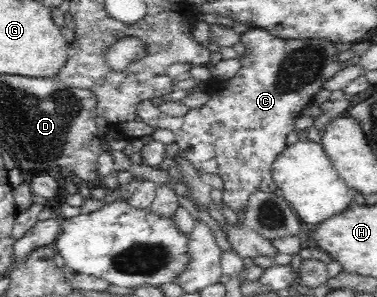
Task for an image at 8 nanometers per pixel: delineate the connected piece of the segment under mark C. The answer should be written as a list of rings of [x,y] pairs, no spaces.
[[[249,29],[241,34],[240,44],[244,47],[241,54],[244,56],[244,59],[240,59],[241,68],[238,70],[238,73],[234,75],[232,79],[225,80],[223,89],[214,91],[212,97],[210,97],[210,101],[204,103],[200,109],[189,109],[184,117],[170,117],[160,111],[159,107],[154,106],[150,100],[141,102],[137,108],[137,115],[149,127],[152,127],[154,130],[167,129],[176,134],[176,144],[178,144],[178,147],[180,148],[179,155],[188,160],[188,162],[196,168],[198,173],[220,175],[223,181],[223,201],[226,205],[230,205],[234,211],[240,211],[242,207],[246,207],[249,197],[253,193],[256,193],[257,191],[274,192],[279,188],[272,177],[273,164],[278,158],[278,155],[286,149],[286,139],[289,133],[295,130],[295,120],[301,116],[302,111],[310,105],[314,97],[324,90],[324,83],[326,83],[330,77],[336,75],[336,73],[342,69],[342,65],[344,65],[344,62],[338,59],[339,52],[336,45],[322,39],[282,40],[279,38],[275,39],[275,37],[270,35],[270,32],[266,31],[266,29]]]

